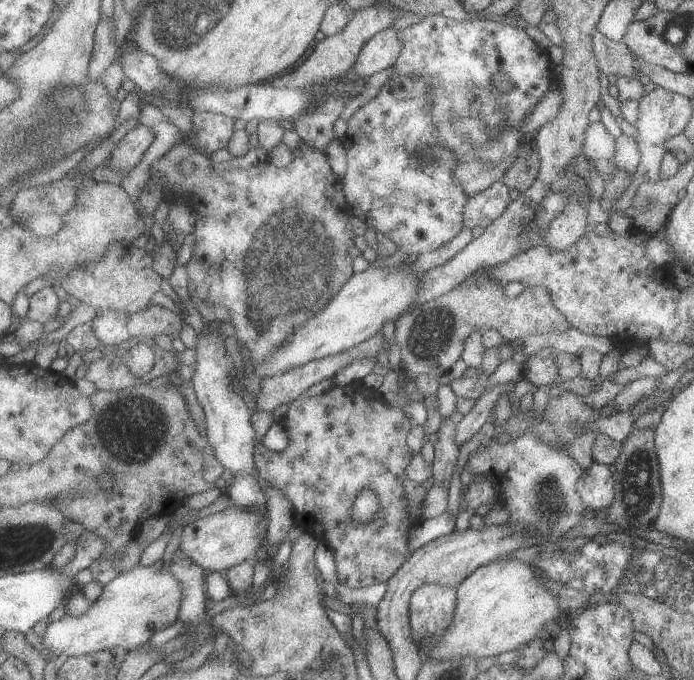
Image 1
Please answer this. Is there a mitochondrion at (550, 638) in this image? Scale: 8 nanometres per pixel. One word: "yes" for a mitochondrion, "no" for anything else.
no

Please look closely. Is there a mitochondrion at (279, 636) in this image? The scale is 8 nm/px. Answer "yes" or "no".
no

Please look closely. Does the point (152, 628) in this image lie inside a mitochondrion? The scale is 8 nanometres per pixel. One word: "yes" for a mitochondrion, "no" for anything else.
no

